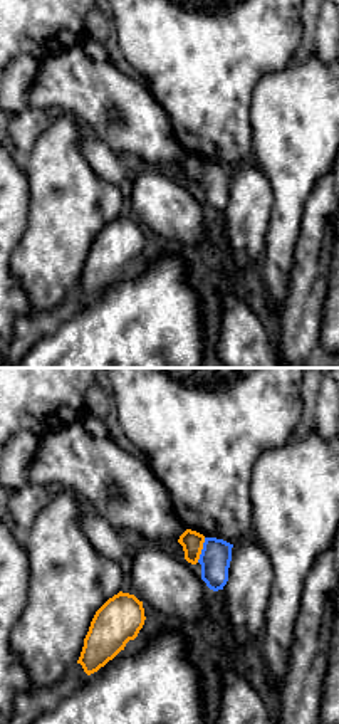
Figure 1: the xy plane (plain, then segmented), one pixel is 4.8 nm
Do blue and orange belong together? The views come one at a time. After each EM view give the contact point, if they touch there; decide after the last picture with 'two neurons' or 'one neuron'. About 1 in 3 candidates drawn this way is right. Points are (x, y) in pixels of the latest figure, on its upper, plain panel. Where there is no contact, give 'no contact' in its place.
meets blue at (202, 173)

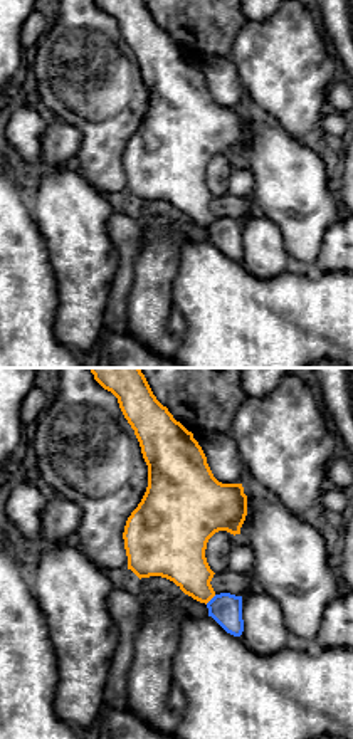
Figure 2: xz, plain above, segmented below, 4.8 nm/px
meets blue at (212, 222)

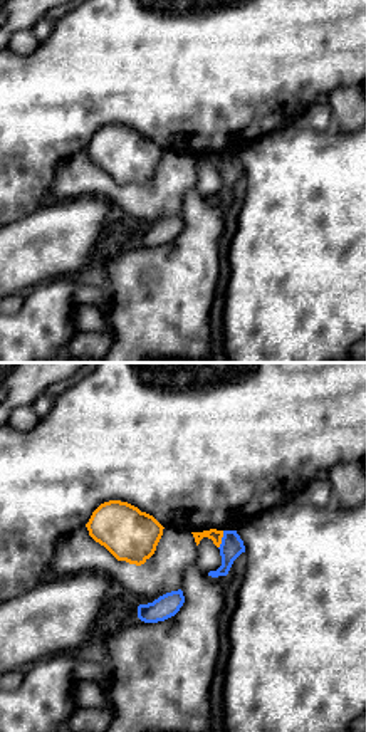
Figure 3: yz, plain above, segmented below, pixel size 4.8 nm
meets blue at (222, 163)

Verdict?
two neurons

